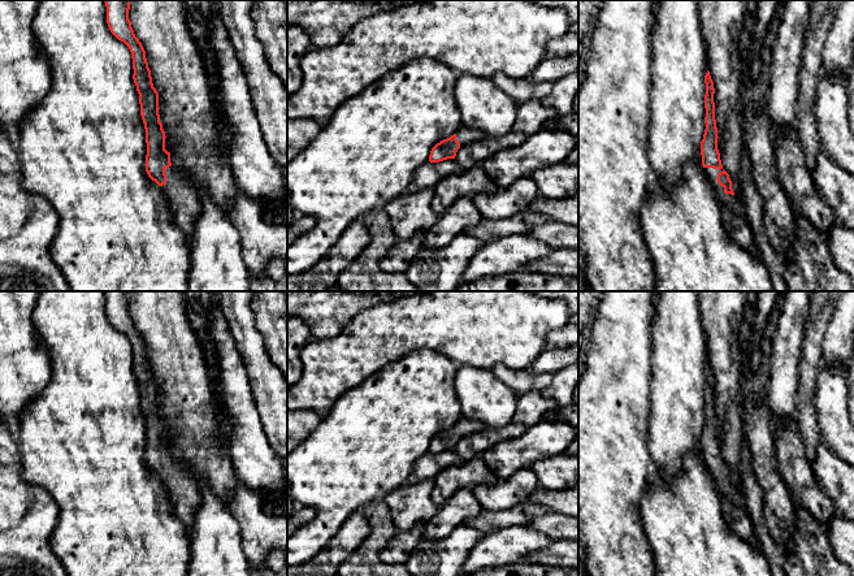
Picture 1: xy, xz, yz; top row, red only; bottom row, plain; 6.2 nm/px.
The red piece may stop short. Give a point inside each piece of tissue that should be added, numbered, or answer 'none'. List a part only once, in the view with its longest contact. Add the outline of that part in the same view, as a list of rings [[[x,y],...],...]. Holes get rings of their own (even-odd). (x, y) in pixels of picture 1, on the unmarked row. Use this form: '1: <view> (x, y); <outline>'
1: yz (735, 509); [[[705,459],[705,463],[716,481],[728,527],[750,545],[758,546],[758,537],[753,529],[753,521],[742,490],[725,485],[724,478],[719,476],[718,465],[723,460]]]

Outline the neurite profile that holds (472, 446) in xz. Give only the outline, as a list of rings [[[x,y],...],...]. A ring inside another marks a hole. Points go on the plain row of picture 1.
[[[510,423],[499,429],[486,428],[482,432],[460,438],[454,451],[464,462],[468,462],[474,458],[481,458],[486,450],[502,441],[523,436],[525,430],[525,425],[513,423]]]

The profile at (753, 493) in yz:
[[[746,443],[741,447],[741,472],[742,472],[742,493],[753,521],[753,529],[758,537],[758,546],[767,555],[772,576],[786,576],[783,562],[781,550],[773,541],[766,525],[766,515],[763,511],[763,491],[751,469],[751,456]]]

